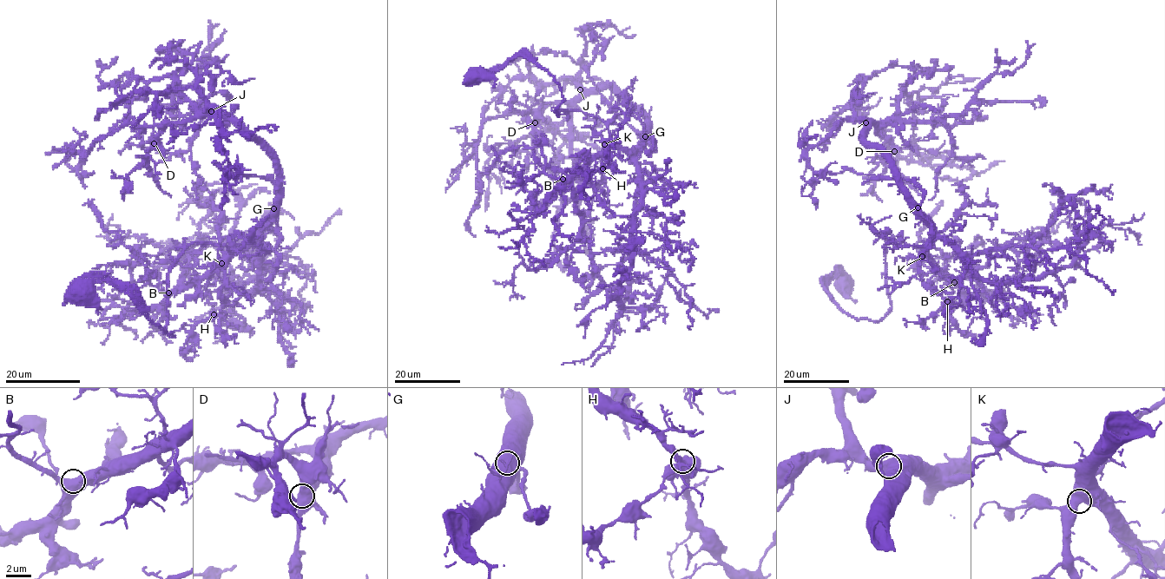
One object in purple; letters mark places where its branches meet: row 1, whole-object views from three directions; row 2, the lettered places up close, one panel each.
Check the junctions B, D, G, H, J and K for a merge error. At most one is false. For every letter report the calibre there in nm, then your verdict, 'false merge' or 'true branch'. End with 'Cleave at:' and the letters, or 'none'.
B: calibre 700 nm; true branch
D: calibre 750 nm; true branch
G: calibre 750 nm; false merge
H: calibre 800 nm; true branch
J: calibre 600 nm; true branch
K: calibre 650 nm; true branch
Cleave at: G

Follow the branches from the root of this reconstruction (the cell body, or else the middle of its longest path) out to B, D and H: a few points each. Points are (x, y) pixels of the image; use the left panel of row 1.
B: (82, 292), (110, 281), (173, 336), (164, 330), (169, 268), (194, 242), (232, 253), (168, 292)
D: (82, 292), (110, 281), (173, 336), (181, 253), (241, 249), (273, 211), (278, 166), (219, 115), (154, 143)
H: (82, 292), (110, 281), (173, 336), (169, 268), (190, 243), (217, 243), (232, 253), (213, 314)

